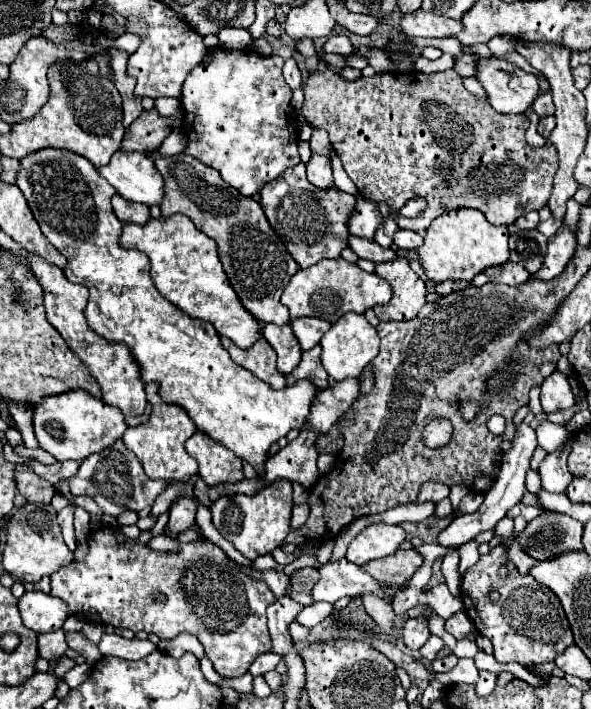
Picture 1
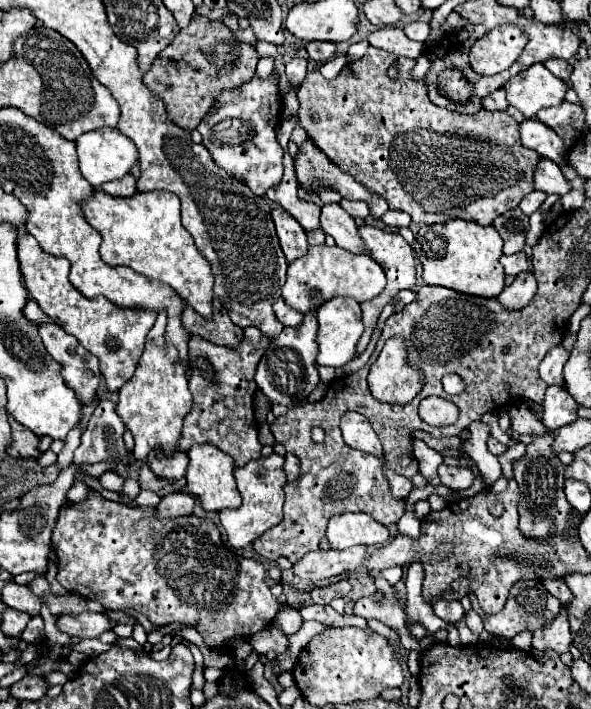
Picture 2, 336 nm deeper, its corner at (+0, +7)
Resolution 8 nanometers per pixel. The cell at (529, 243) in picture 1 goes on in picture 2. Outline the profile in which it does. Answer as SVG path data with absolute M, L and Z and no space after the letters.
M519 207L497 217L493 221L493 227L499 231L499 235L505 241L505 247L503 247L505 255L513 255L513 253L523 251L525 237L529 233L529 217Z

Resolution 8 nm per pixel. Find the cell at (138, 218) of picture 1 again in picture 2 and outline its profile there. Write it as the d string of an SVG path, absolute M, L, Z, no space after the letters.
M127 175L117 181L109 181L109 183L101 185L101 189L113 197L133 197L137 193L137 185L135 185L133 175Z

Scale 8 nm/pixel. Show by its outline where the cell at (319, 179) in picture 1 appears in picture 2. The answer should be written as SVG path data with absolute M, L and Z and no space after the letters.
M327 203L321 207L321 227L341 249L351 253L367 253L363 241L357 235L355 219L349 217L349 213L345 213L339 203Z

